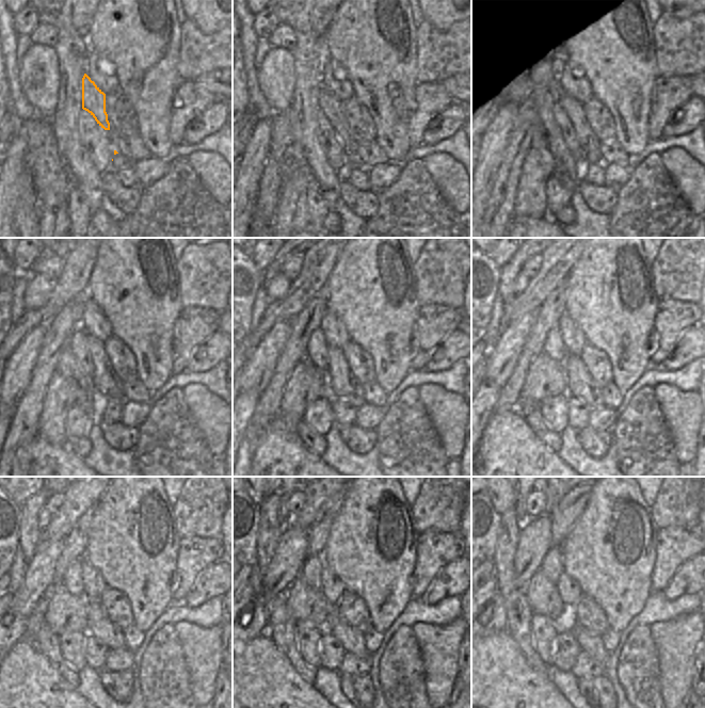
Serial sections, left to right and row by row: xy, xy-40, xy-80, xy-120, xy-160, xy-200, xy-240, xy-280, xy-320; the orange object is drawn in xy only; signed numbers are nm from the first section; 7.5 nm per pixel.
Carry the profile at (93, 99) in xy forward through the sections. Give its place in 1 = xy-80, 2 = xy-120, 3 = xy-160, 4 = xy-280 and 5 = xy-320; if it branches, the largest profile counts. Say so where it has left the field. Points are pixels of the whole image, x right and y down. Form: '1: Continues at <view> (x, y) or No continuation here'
1: Continues at xy-80 (589, 146)
2: Continues at xy-120 (105, 383)
3: Continues at xy-160 (341, 384)
4: Continues at xy-280 (352, 640)
5: Continues at xy-320 (591, 643).

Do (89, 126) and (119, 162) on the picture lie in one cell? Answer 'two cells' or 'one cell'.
two cells

